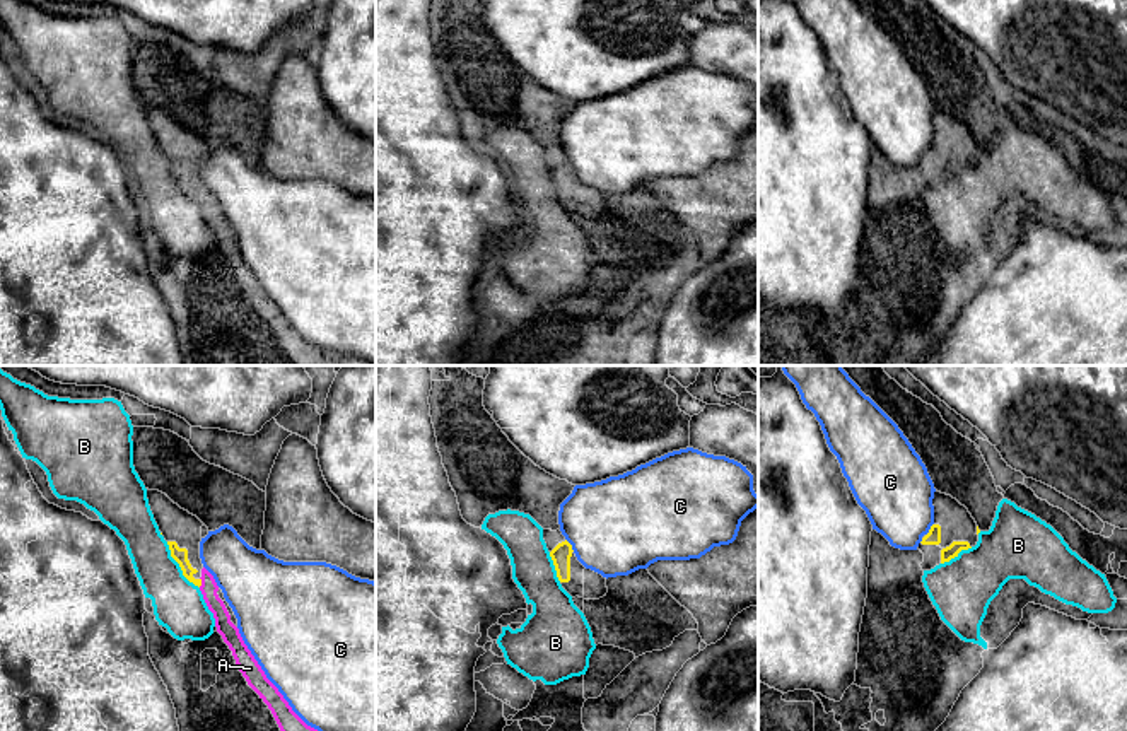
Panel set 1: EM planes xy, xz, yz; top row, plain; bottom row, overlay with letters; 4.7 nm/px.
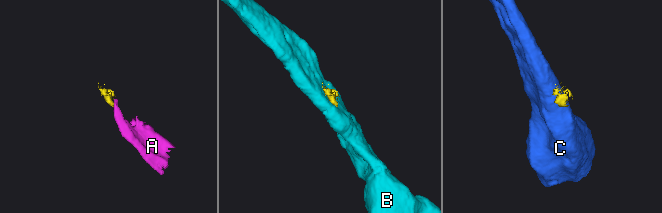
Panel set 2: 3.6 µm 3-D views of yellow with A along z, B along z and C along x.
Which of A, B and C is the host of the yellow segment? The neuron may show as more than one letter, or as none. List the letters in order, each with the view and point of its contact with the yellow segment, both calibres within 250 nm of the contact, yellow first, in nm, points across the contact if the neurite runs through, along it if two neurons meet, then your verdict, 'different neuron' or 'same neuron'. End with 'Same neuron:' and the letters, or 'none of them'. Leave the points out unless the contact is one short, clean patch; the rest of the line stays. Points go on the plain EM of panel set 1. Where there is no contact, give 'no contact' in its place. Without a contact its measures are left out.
A: contact xy (200, 200); calibres 70 and 90 nm; same neuron
B: contact xy (180, 183); calibres 70 and 240 nm; border xy (166, 159), (181, 190), (198, 205); different neuron
C: contact xz (571, 163); calibres 90 and 460 nm; border xz (566, 156), (574, 168); different neuron
Same neuron: A

